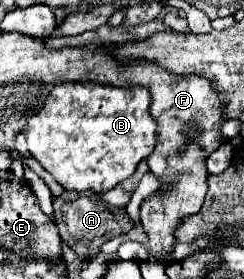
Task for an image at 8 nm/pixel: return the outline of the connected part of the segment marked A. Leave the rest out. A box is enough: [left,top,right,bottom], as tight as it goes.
[53,191,133,261]

